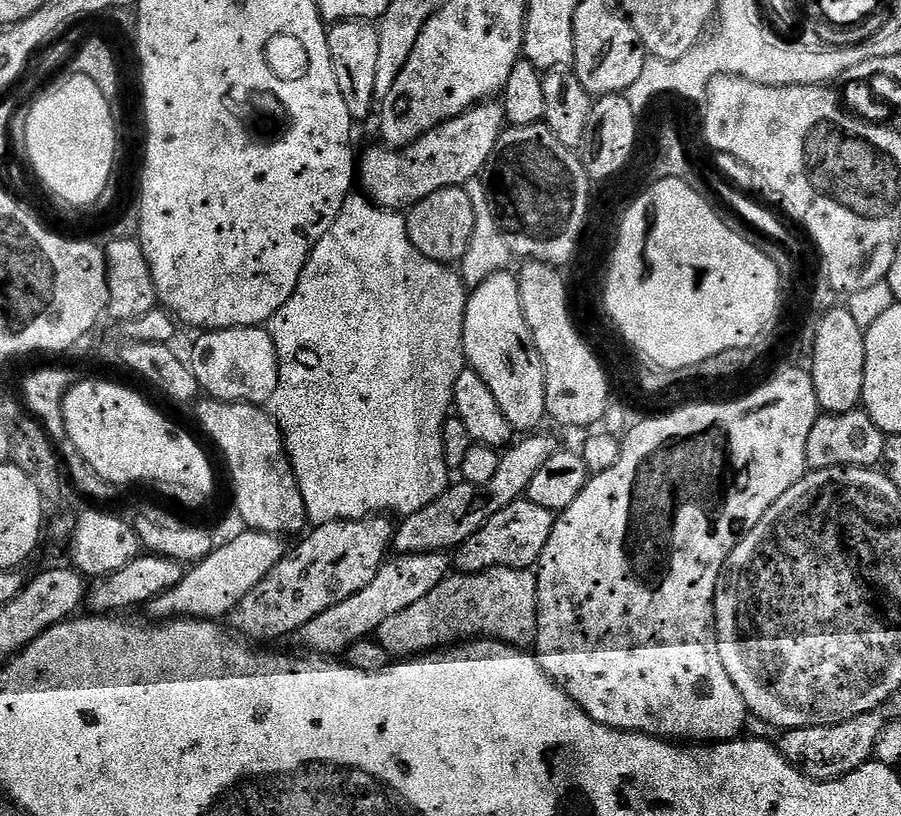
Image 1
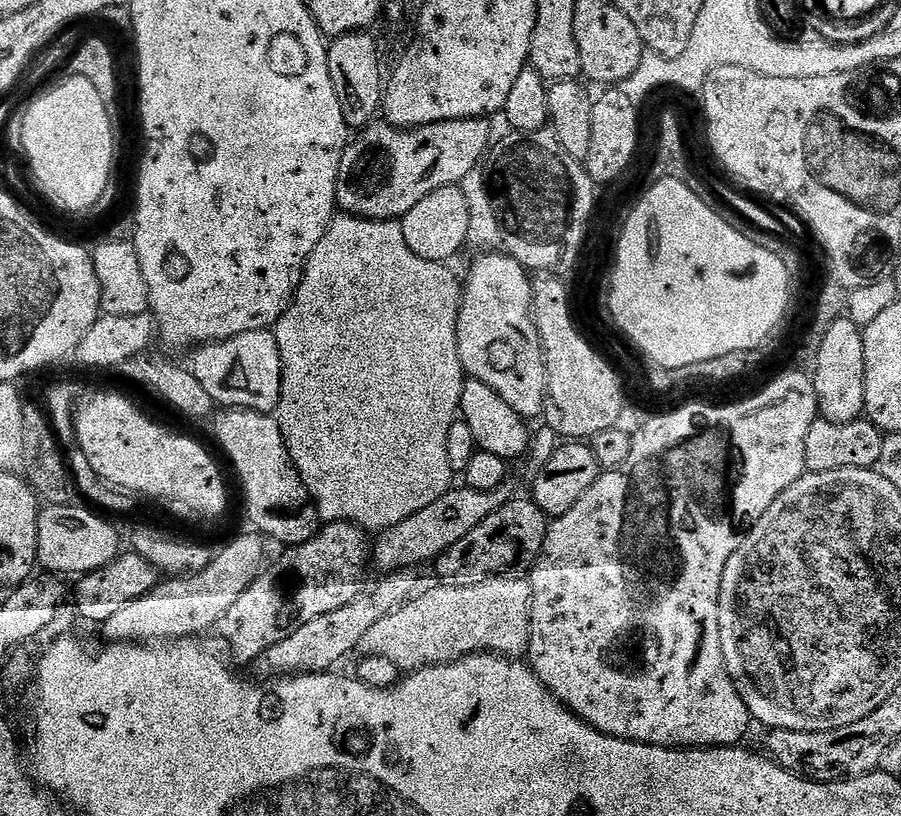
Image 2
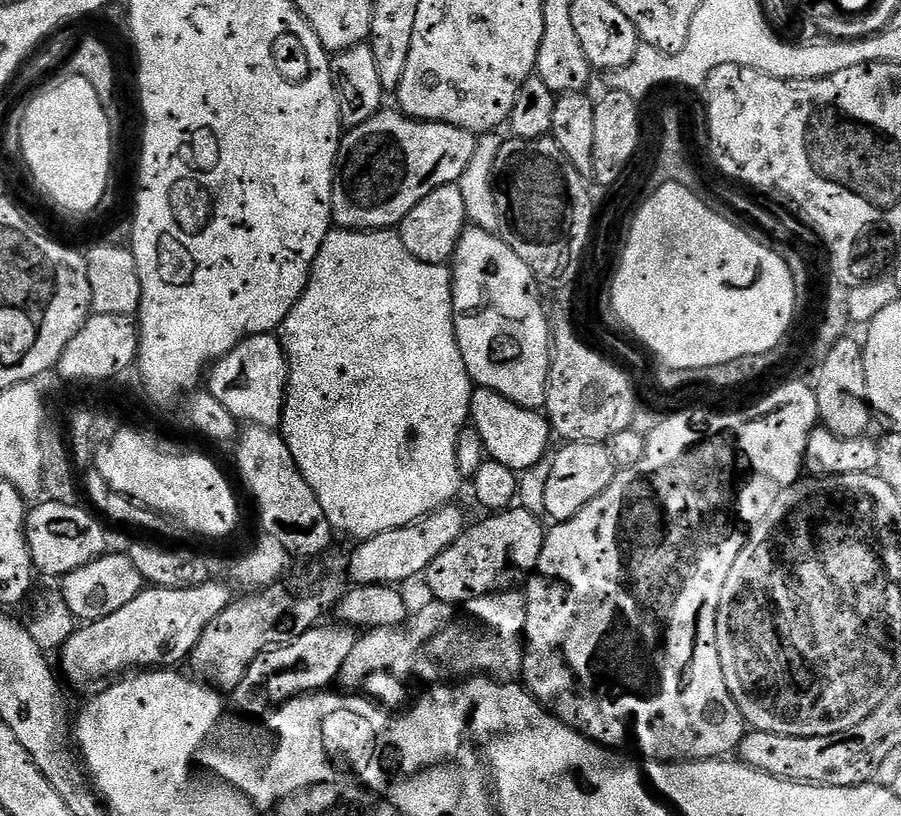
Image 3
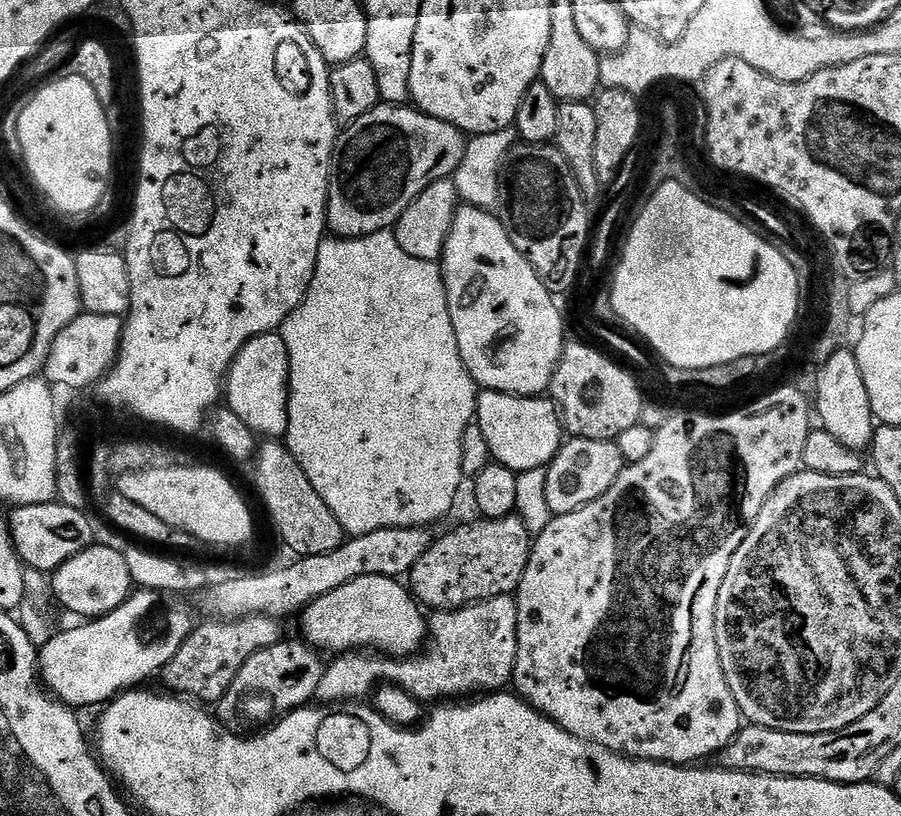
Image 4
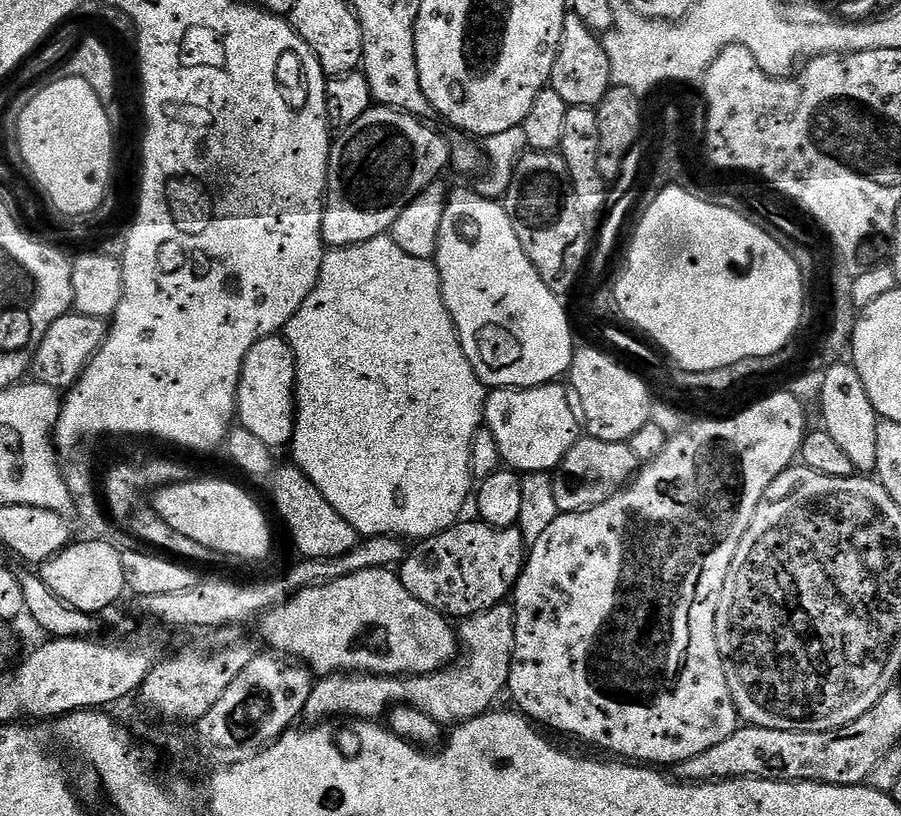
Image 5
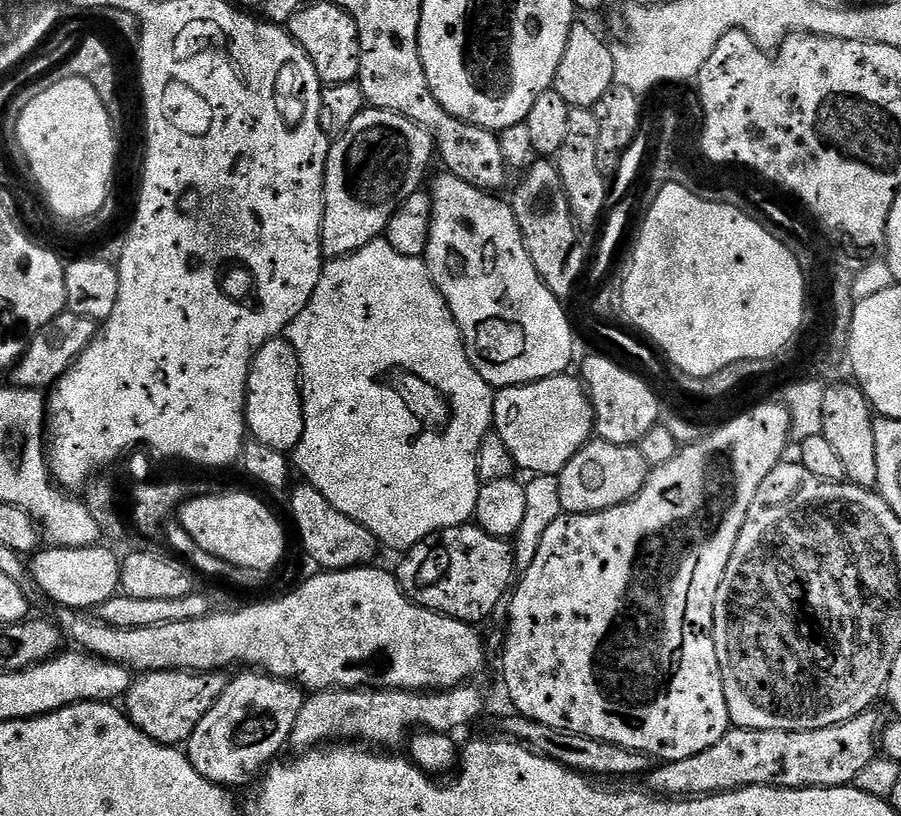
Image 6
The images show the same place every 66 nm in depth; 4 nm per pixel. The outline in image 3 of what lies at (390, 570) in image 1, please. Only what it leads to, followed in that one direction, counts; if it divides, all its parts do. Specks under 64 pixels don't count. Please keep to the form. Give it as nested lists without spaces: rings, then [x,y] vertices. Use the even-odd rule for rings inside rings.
[[[343,622],[328,623],[306,630],[306,634],[294,638],[288,644],[258,654],[258,658],[250,662],[246,678],[242,678],[242,682],[238,682],[238,686],[230,693],[231,703],[232,700],[236,703],[235,711],[256,718],[267,713],[273,706],[291,700],[293,696],[311,694],[335,685],[342,662],[346,662],[350,650],[354,650],[358,632],[355,627]]]

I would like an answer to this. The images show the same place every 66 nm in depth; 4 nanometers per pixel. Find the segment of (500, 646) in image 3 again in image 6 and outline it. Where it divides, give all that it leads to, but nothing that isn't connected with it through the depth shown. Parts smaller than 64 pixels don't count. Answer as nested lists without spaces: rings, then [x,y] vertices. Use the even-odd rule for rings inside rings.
[[[466,683],[459,688],[426,692],[404,692],[401,688],[325,688],[322,692],[312,692],[305,699],[302,710],[298,710],[298,722],[294,722],[290,744],[300,748],[296,750],[311,750],[331,741],[328,740],[331,736],[361,736],[368,743],[365,745],[392,750],[395,744],[403,745],[417,730],[456,734],[459,728],[474,723],[484,712],[484,696],[472,687],[476,686]]]

